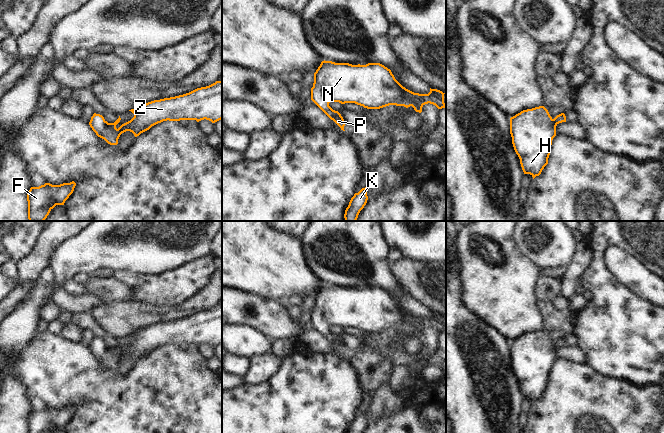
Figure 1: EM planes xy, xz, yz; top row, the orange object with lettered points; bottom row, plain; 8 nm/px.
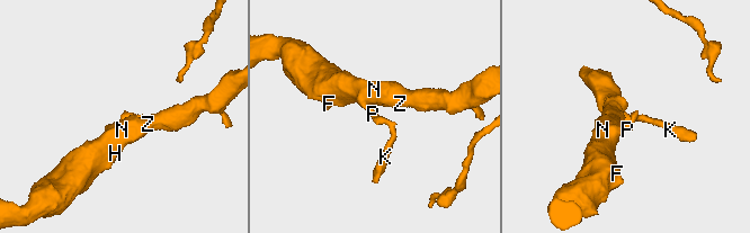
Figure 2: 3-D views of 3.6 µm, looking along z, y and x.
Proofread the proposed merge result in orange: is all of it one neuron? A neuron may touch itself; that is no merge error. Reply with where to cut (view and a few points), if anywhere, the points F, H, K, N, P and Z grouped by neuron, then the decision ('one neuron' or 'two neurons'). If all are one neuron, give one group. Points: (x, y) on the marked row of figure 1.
cut none; groups F H K N P Z; one neuron

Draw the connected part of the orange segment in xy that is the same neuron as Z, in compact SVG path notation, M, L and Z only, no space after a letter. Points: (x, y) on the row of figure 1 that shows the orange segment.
M216 81L209 86L197 88L183 95L154 100L129 111L134 114L134 117L122 124L118 129L116 125L121 120L120 116L114 123L108 123L102 115L94 113L89 125L98 137L104 139L110 145L117 145L122 133L130 131L137 137L152 126L167 120L196 120L199 122L206 119L215 123L222 119L222 81Z

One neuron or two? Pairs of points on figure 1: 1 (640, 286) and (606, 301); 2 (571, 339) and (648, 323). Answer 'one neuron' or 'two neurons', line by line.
1: two neurons
2: two neurons

